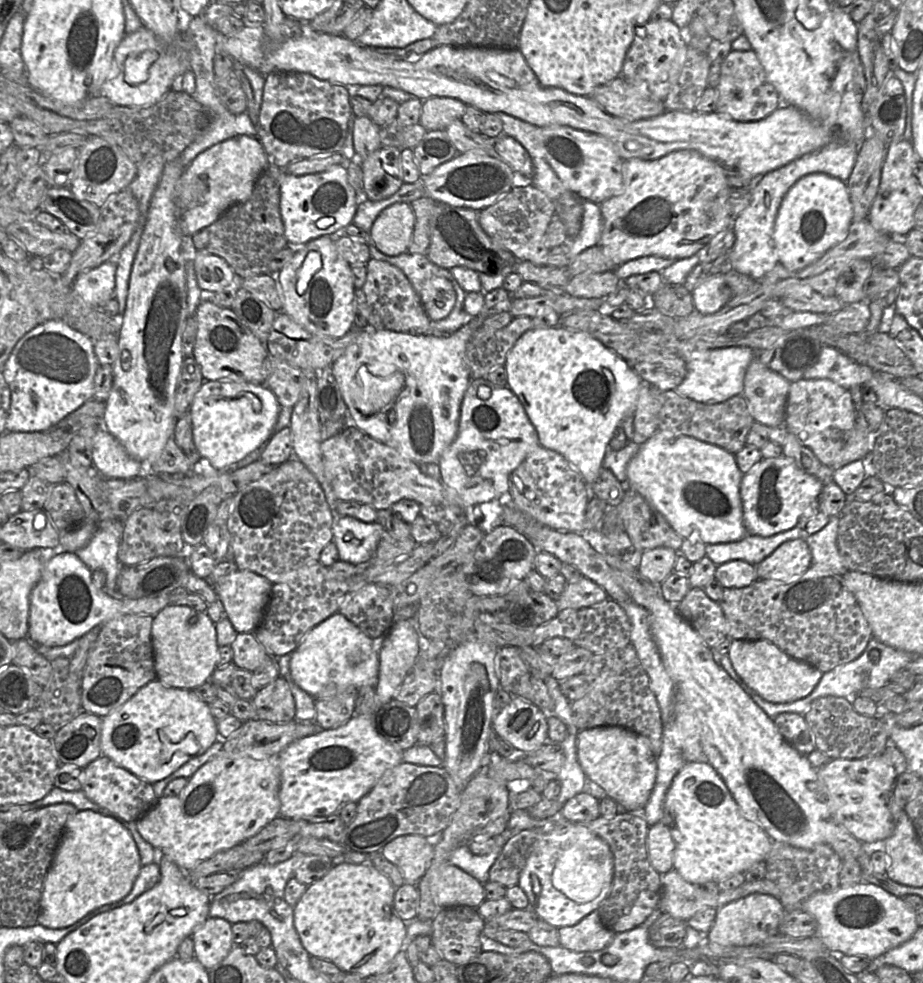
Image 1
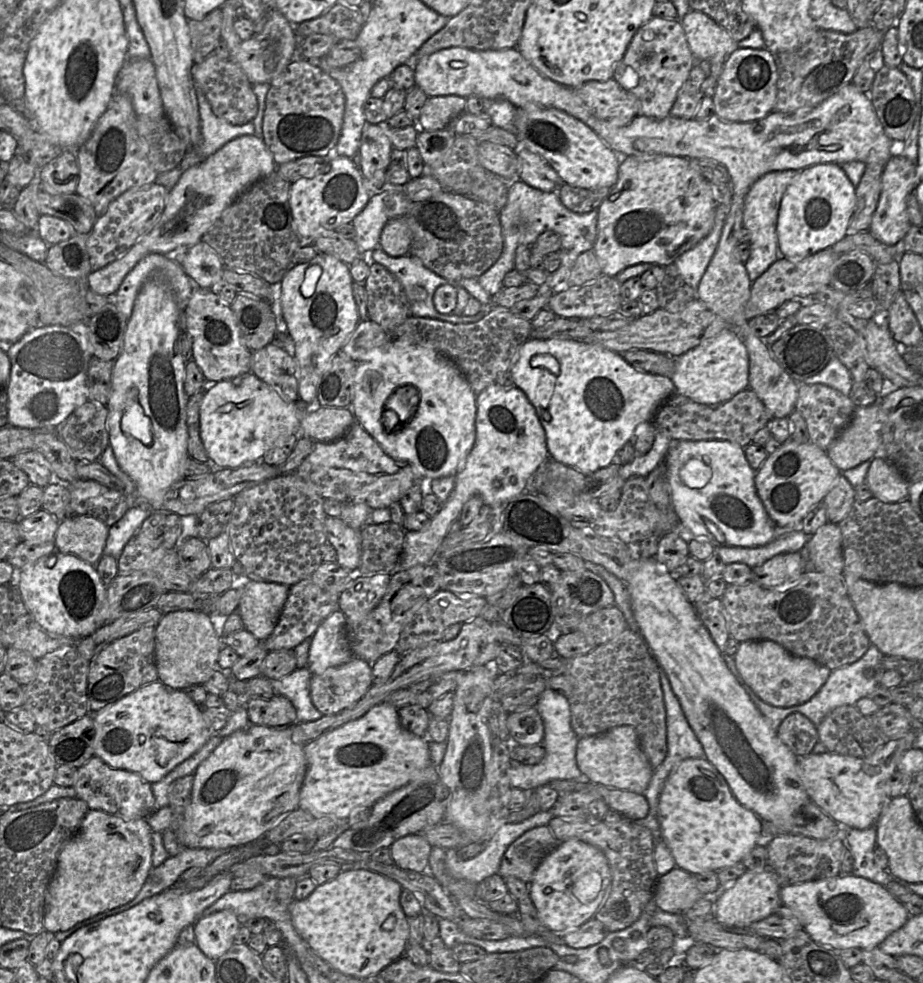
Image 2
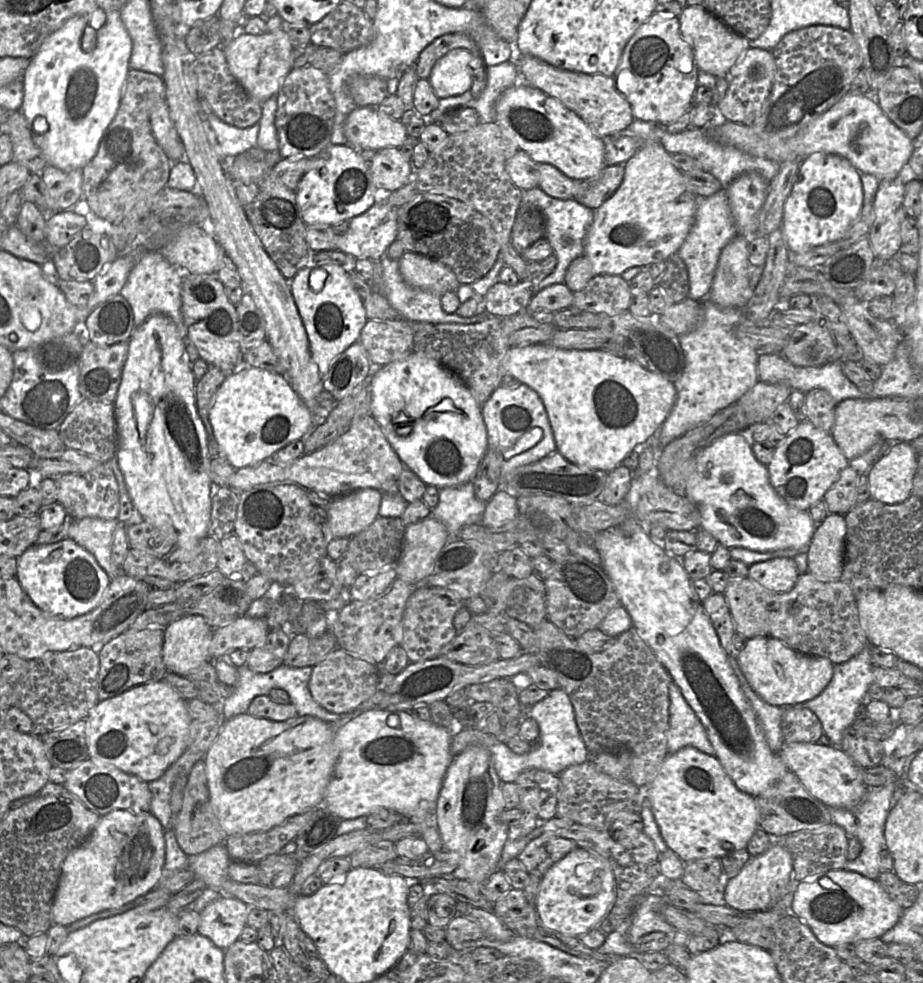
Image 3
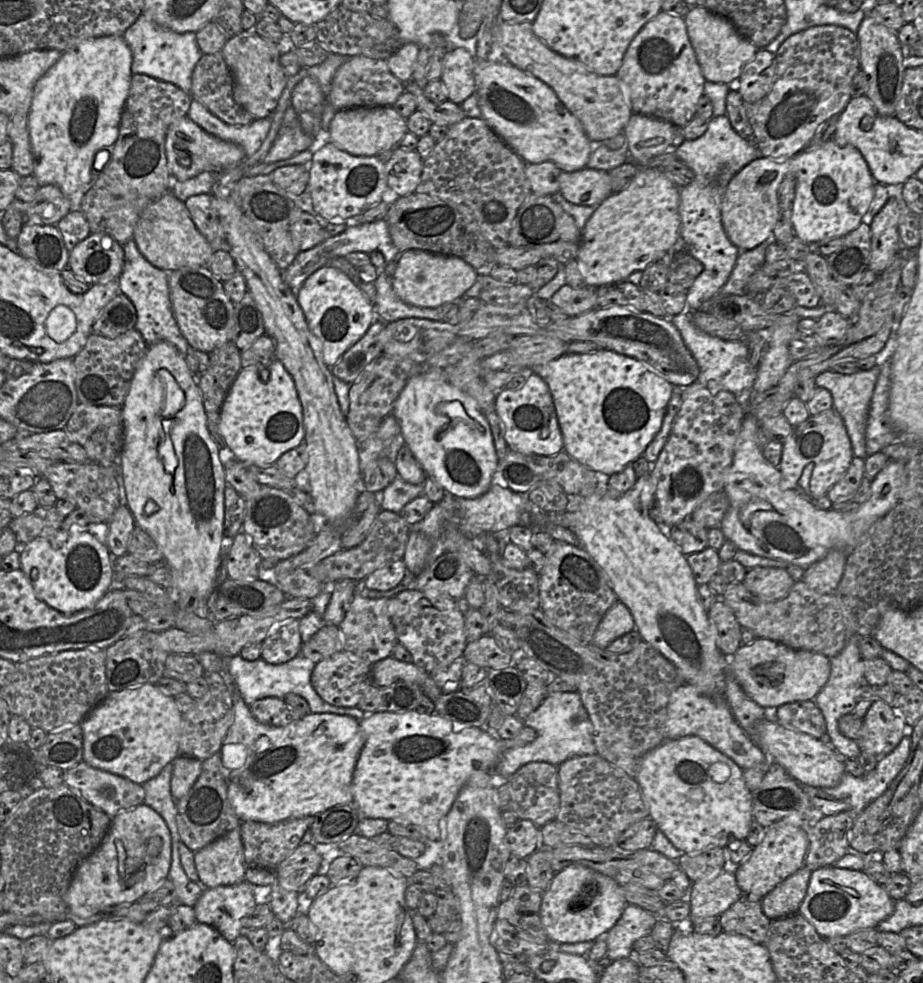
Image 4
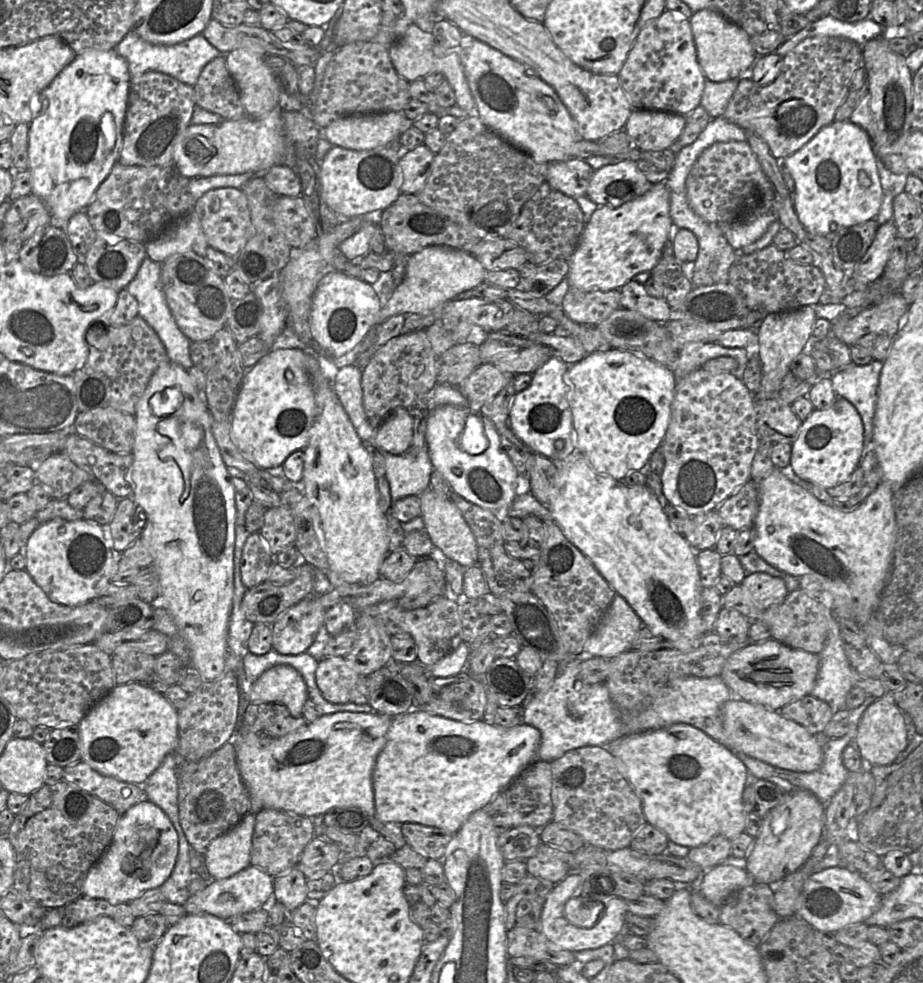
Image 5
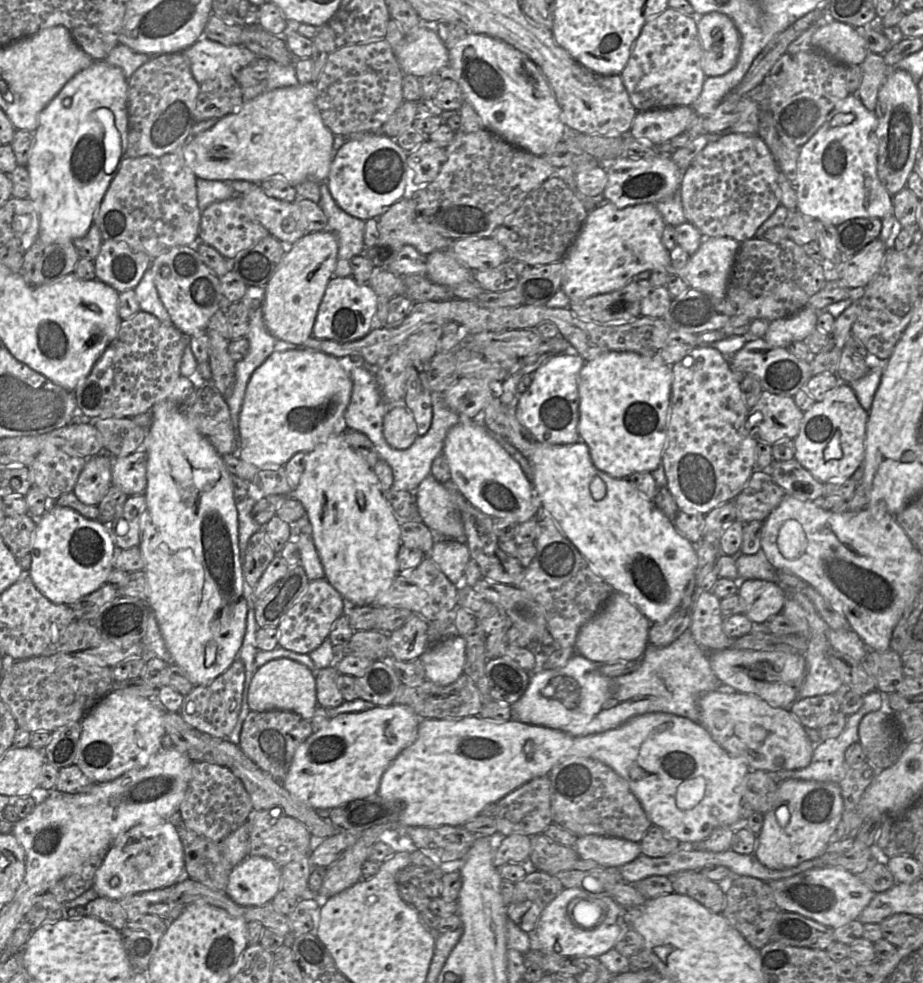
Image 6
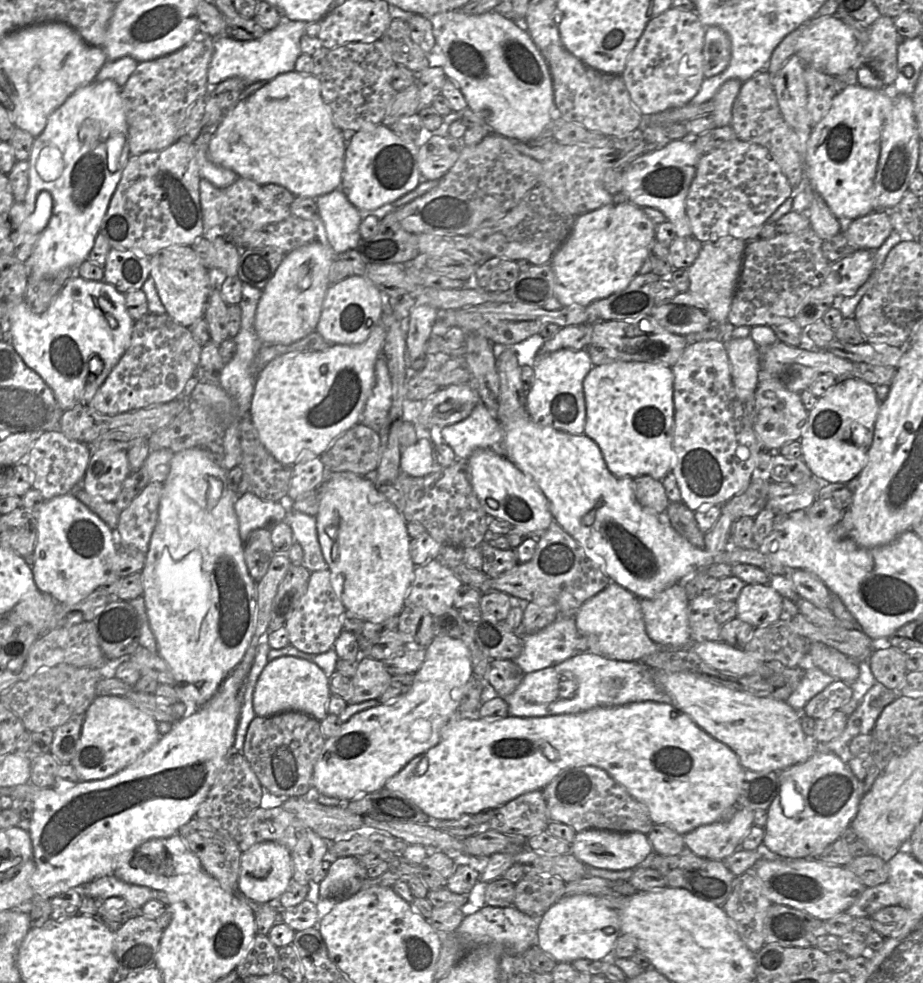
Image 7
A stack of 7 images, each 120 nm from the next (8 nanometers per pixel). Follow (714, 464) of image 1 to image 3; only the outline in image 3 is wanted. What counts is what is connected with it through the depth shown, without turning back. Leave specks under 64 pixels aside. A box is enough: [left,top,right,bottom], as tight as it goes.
[685,434,817,549]

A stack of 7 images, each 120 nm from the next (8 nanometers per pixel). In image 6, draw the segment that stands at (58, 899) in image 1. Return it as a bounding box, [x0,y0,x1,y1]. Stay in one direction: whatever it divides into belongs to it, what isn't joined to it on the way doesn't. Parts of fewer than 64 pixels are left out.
[92,814,189,901]

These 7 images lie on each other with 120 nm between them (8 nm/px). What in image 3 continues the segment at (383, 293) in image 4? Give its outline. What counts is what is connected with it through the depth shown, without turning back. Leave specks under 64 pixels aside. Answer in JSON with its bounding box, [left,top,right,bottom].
[380,255,494,324]

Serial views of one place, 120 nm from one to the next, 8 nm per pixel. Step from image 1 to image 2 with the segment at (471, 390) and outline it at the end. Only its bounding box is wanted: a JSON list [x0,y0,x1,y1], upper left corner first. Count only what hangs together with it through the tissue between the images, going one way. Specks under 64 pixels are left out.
[397,383,548,570]

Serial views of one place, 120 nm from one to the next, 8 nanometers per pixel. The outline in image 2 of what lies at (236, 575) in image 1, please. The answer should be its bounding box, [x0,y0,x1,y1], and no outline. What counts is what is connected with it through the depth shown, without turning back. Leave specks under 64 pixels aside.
[236,580,289,641]

